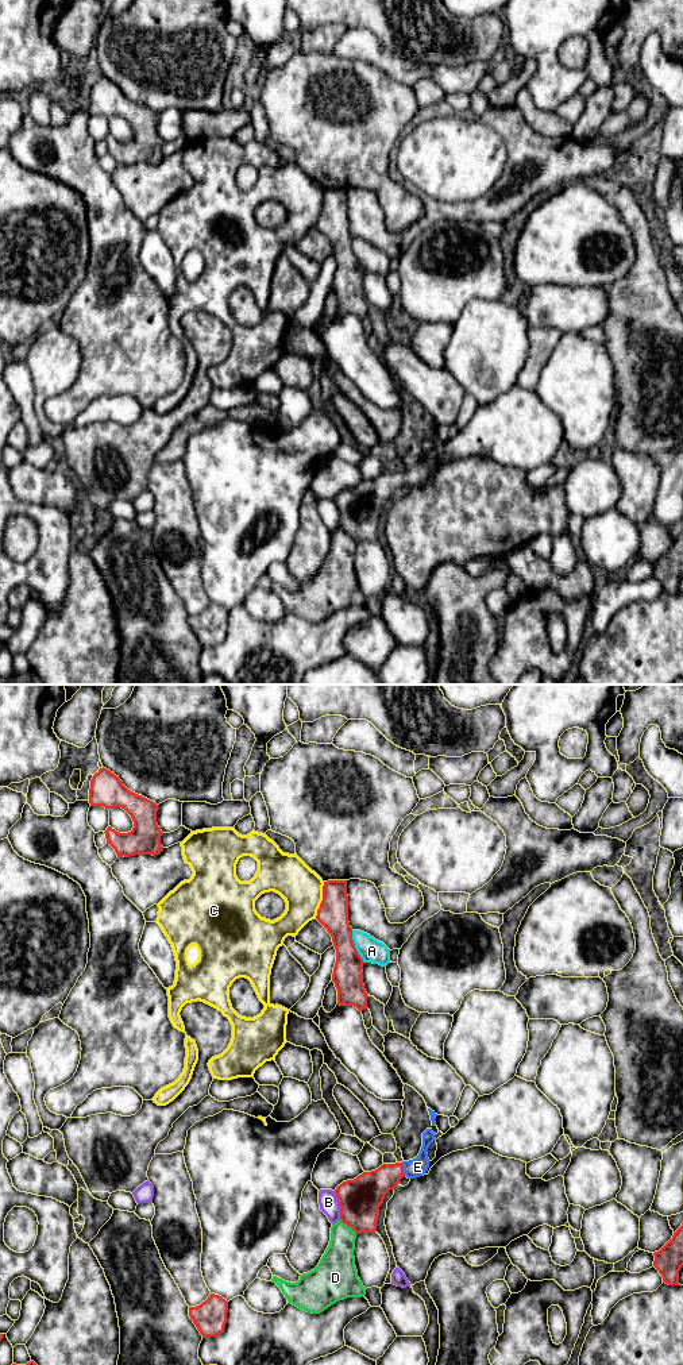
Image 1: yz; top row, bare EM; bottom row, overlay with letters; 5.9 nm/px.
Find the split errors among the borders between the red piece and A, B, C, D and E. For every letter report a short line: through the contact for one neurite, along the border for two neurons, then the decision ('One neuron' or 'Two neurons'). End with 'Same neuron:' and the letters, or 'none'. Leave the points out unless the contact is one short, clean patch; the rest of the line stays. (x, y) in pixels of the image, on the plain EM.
A: Two neurons
B: Two neurons
C: Two neurons
D: Two neurons
E: One neuron
Same neuron: E

